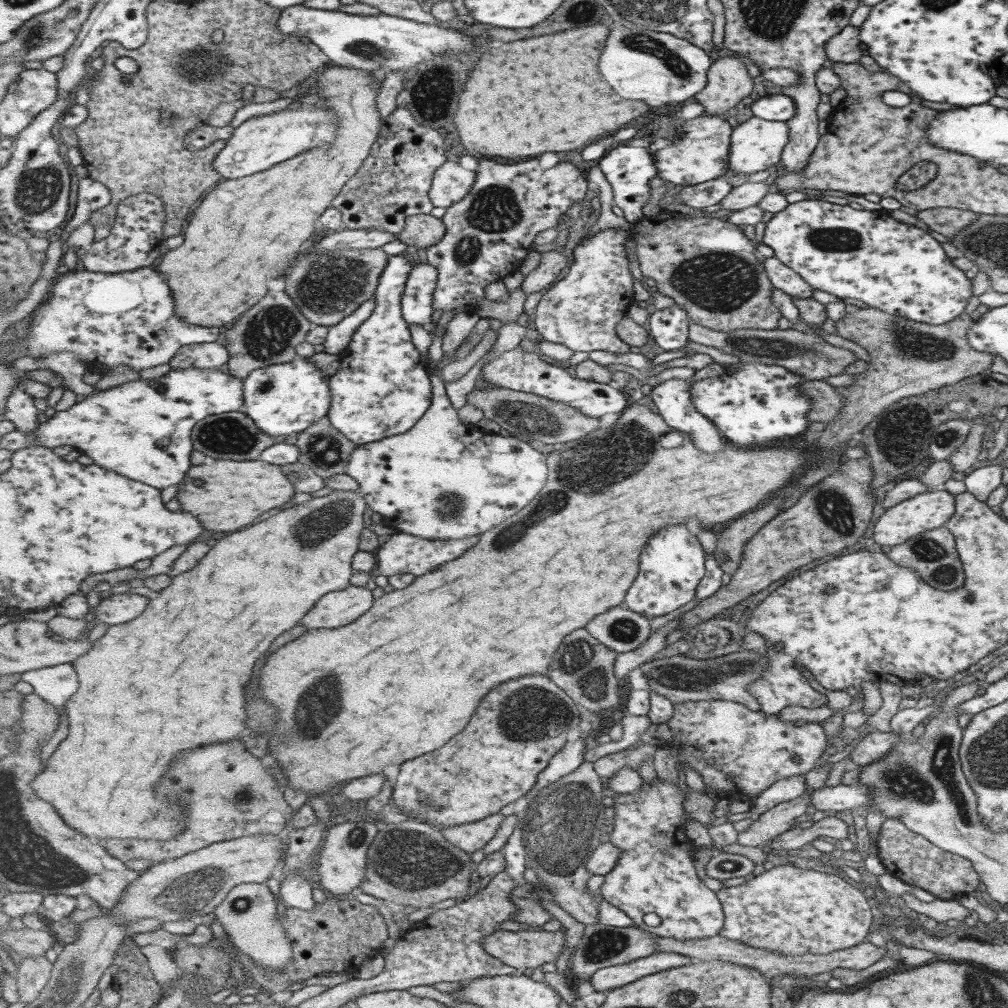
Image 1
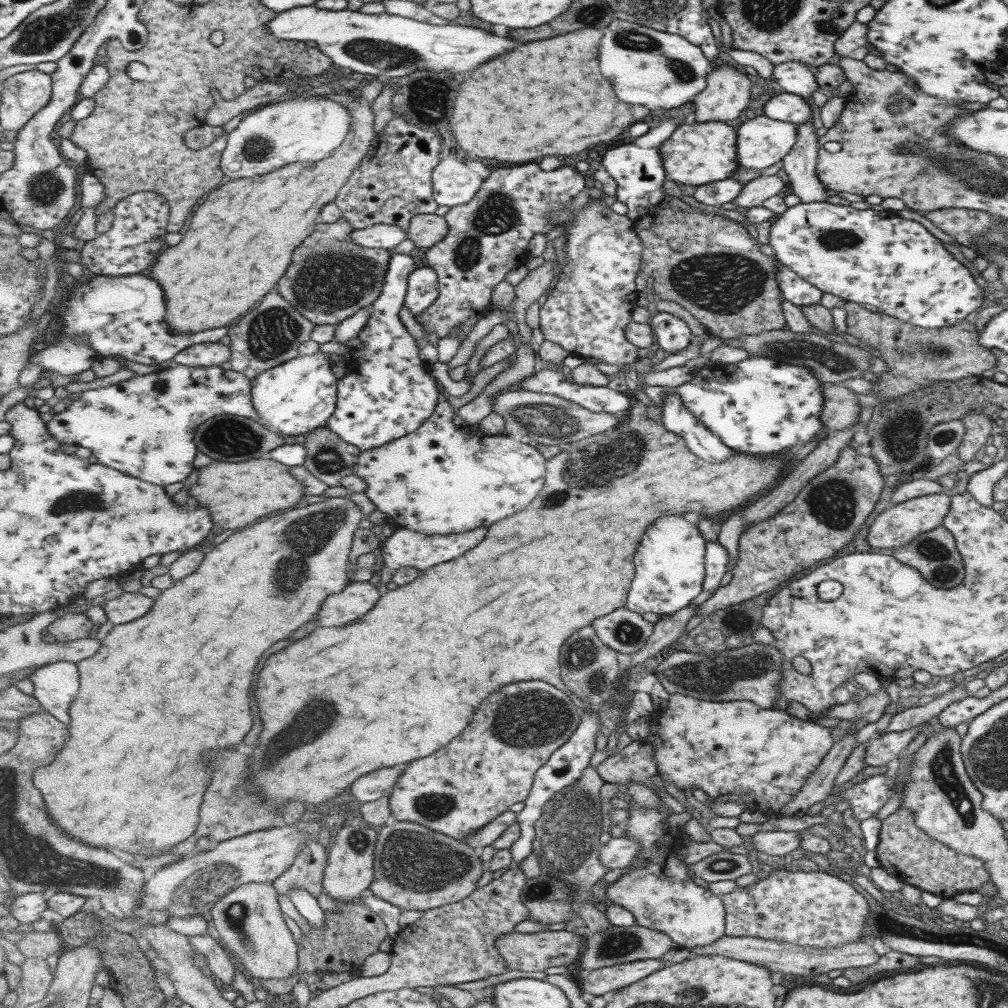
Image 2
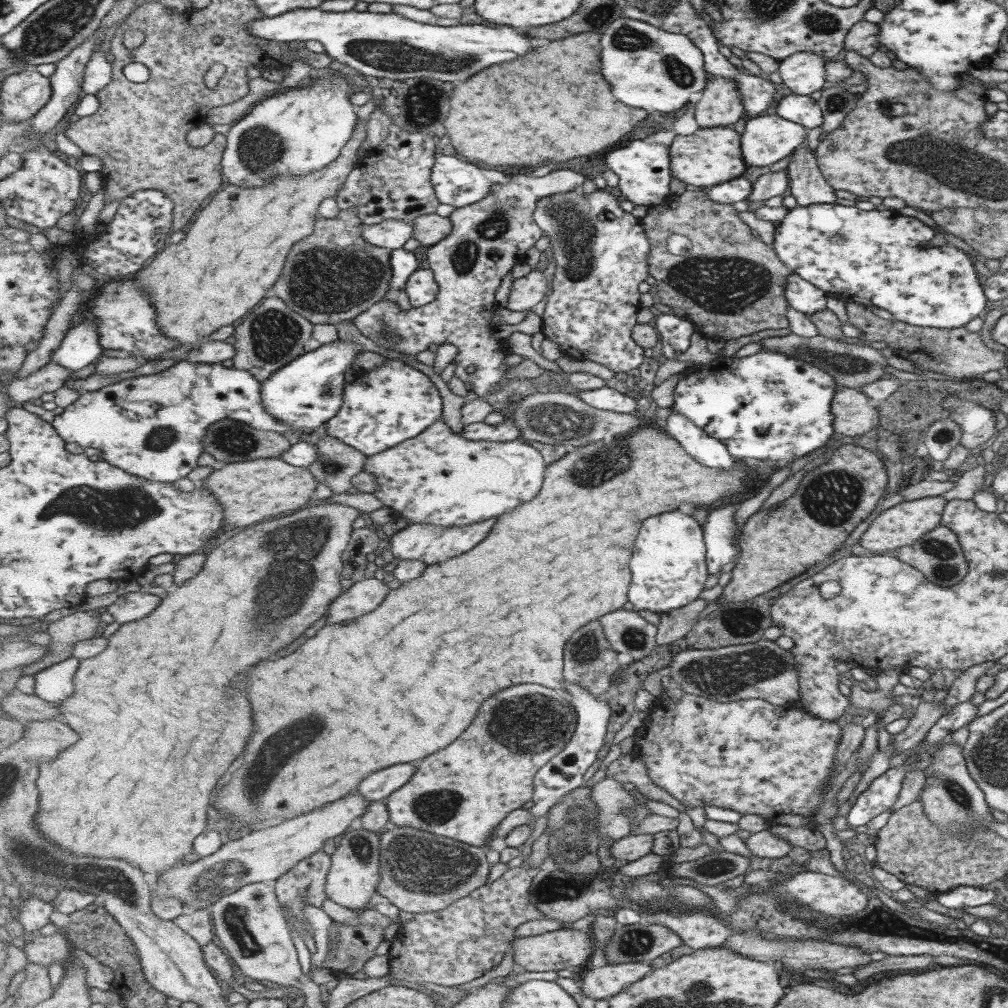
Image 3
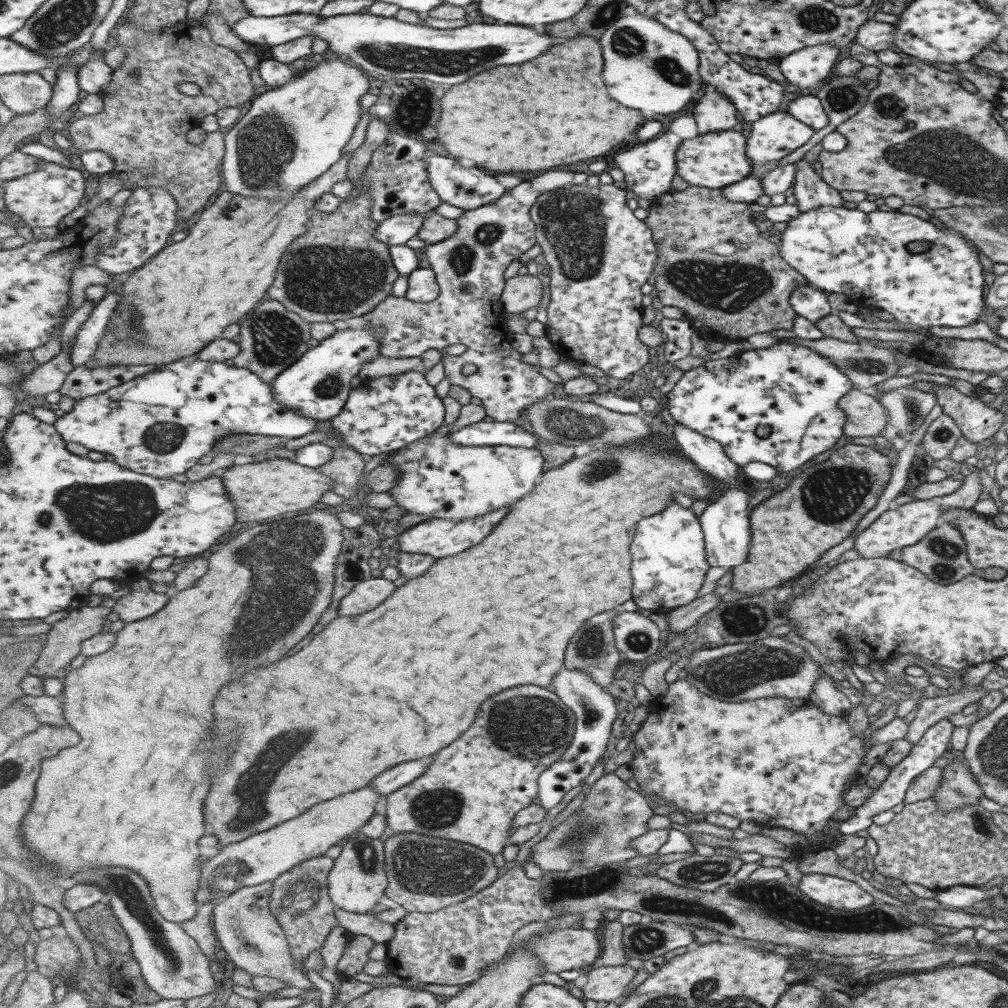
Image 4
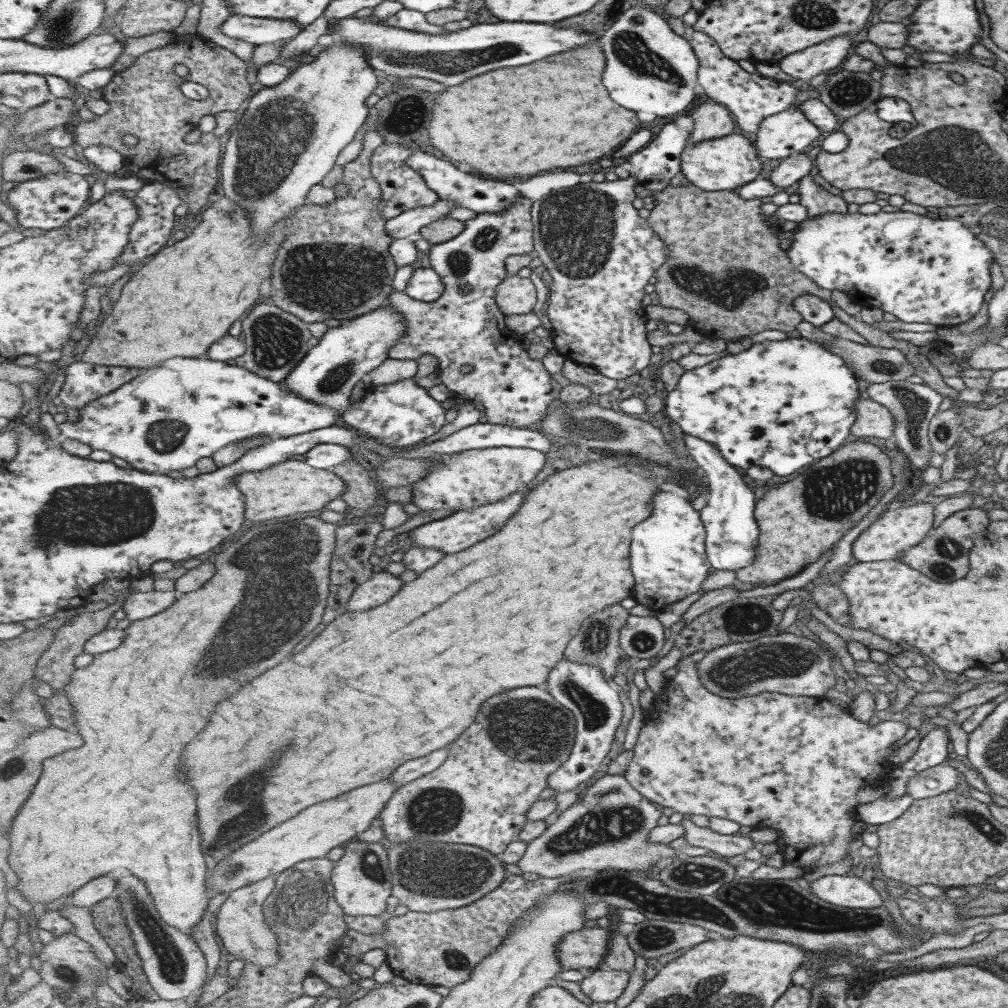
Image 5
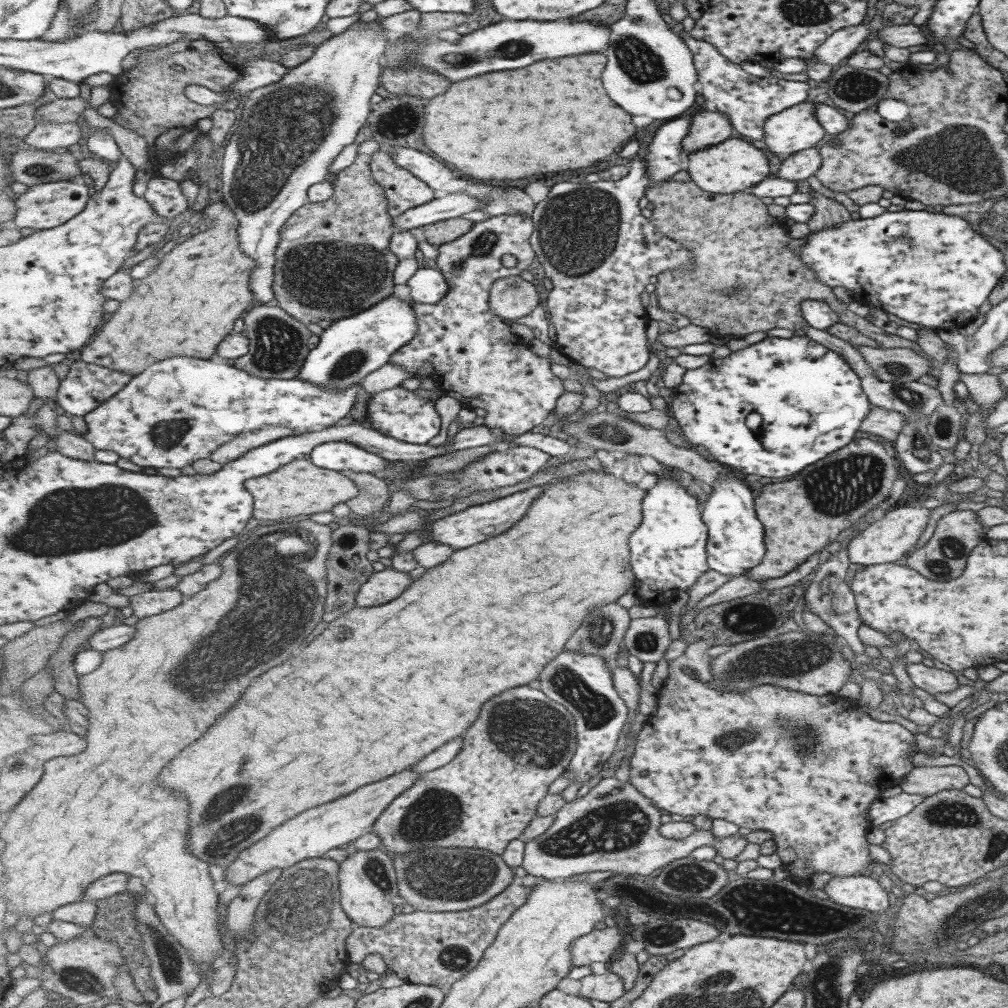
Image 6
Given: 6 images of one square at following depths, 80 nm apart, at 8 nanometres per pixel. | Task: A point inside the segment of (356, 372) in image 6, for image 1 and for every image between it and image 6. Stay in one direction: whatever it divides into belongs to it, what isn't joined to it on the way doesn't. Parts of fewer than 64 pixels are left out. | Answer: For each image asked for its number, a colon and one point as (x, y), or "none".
1: (283, 399)
2: (301, 395)
3: (308, 392)
4: (318, 385)
5: (346, 354)

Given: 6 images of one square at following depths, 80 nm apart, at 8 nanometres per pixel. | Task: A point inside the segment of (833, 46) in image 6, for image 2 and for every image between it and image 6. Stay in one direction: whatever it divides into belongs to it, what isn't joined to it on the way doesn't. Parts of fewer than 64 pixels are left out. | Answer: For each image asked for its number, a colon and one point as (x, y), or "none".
2: (793, 77)
3: (801, 73)
4: (807, 68)
5: (826, 56)

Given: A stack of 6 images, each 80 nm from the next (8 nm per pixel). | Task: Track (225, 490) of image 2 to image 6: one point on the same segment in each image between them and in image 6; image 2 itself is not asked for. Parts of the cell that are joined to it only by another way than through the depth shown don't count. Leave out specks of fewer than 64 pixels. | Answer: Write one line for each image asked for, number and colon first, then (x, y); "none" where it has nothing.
3: (251, 491)
4: (262, 490)
5: (292, 487)
6: (300, 488)

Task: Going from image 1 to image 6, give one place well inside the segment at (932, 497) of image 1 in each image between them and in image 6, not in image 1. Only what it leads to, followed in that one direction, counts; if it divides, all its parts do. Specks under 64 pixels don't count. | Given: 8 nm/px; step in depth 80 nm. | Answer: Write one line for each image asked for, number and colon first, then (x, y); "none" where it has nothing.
2: (895, 526)
3: (902, 524)
4: (906, 524)
5: (895, 530)
6: (884, 541)

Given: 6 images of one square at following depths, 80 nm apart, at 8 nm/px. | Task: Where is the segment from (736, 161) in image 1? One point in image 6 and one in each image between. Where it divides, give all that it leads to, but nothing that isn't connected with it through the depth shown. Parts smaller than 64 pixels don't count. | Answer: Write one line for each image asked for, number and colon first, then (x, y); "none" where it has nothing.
2: (761, 142)
3: (766, 139)
4: (775, 135)
5: (779, 135)
6: (795, 128)

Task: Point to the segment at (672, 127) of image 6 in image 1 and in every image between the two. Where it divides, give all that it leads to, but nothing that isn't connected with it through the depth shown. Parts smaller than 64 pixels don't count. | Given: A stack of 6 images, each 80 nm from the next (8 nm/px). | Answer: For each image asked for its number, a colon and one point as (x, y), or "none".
1: (629, 169)
2: (639, 173)
3: (644, 170)
4: (649, 167)
5: (660, 159)

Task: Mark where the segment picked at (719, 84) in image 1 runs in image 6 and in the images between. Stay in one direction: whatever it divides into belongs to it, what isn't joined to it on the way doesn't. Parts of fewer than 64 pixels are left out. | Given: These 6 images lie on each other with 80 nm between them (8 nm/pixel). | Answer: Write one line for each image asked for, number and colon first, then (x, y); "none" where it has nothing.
2: (727, 92)
3: (721, 105)
4: (713, 113)
5: (712, 121)
6: (708, 127)

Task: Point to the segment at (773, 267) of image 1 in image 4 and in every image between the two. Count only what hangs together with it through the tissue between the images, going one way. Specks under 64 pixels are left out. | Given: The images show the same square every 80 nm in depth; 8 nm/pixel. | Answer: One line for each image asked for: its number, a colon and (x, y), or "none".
2: (793, 288)
3: (801, 295)
4: (806, 301)

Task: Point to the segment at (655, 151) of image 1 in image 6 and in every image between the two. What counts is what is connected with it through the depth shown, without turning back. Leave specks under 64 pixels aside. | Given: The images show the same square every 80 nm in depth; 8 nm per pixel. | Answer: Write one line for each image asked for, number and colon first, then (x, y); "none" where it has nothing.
2: (695, 154)
3: (711, 156)
4: (716, 159)
5: (721, 164)
6: (733, 165)

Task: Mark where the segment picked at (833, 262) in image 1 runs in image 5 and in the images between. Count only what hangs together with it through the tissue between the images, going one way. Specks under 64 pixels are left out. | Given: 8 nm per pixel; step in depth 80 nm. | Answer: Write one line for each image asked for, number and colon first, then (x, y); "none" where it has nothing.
2: (871, 257)
3: (875, 258)
4: (861, 255)
5: (920, 270)

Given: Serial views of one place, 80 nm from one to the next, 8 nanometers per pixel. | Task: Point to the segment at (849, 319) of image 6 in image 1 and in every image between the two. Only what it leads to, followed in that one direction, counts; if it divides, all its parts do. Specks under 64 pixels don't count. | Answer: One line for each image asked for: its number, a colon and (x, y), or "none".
1: (708, 267)
2: (710, 266)
3: (727, 295)
4: (730, 283)
5: (726, 270)

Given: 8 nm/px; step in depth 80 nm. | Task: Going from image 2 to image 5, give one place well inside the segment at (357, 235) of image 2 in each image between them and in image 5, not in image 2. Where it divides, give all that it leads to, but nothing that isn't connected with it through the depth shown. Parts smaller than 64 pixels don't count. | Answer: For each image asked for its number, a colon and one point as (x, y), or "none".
3: (392, 234)
4: (399, 229)
5: (409, 224)

